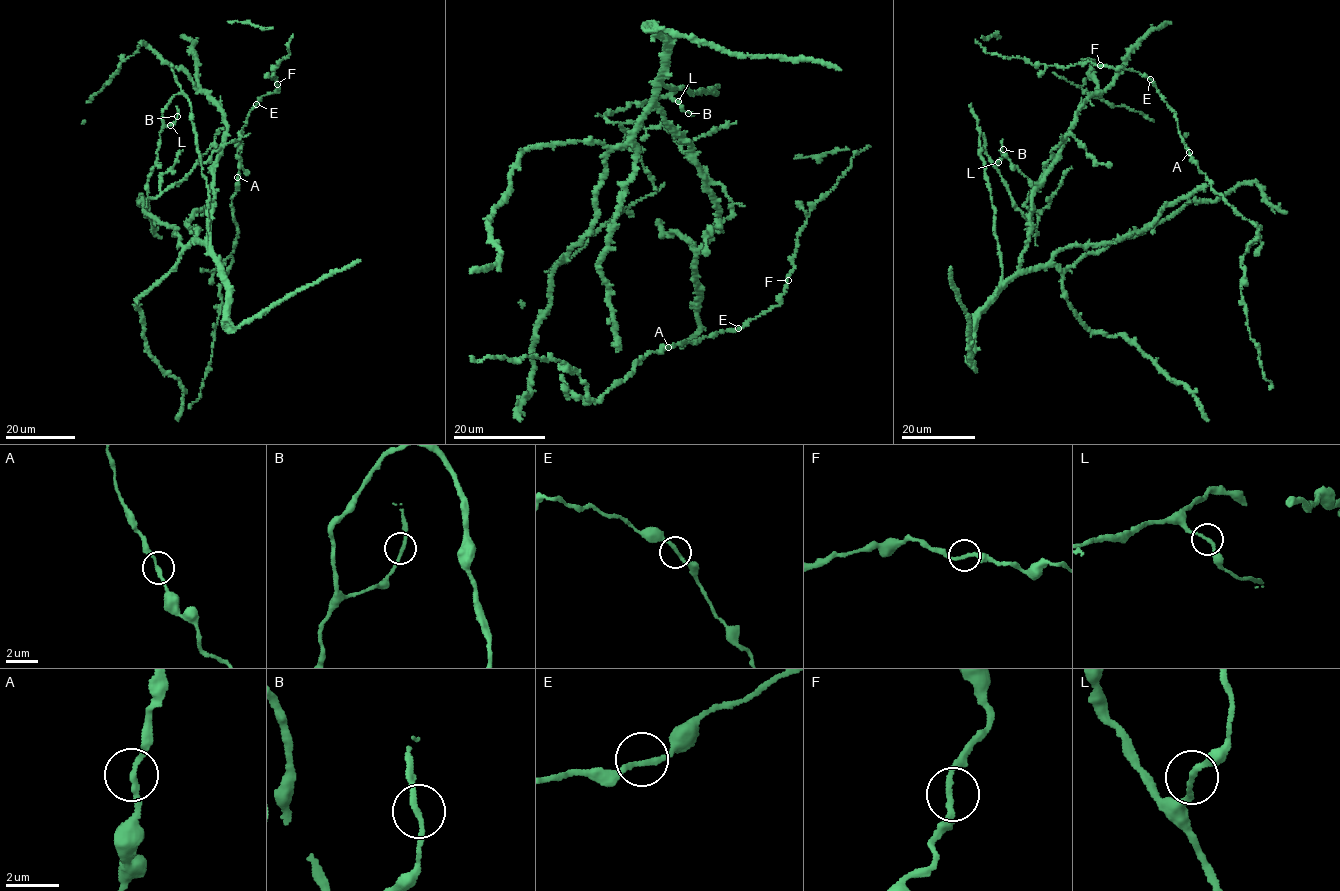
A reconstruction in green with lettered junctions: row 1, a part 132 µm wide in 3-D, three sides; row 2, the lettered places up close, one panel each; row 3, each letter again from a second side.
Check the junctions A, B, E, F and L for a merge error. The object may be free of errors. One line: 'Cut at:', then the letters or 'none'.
Cut at: none

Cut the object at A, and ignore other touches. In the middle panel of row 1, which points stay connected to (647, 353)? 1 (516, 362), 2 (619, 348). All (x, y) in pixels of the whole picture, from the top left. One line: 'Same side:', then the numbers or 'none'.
Same side: 1

